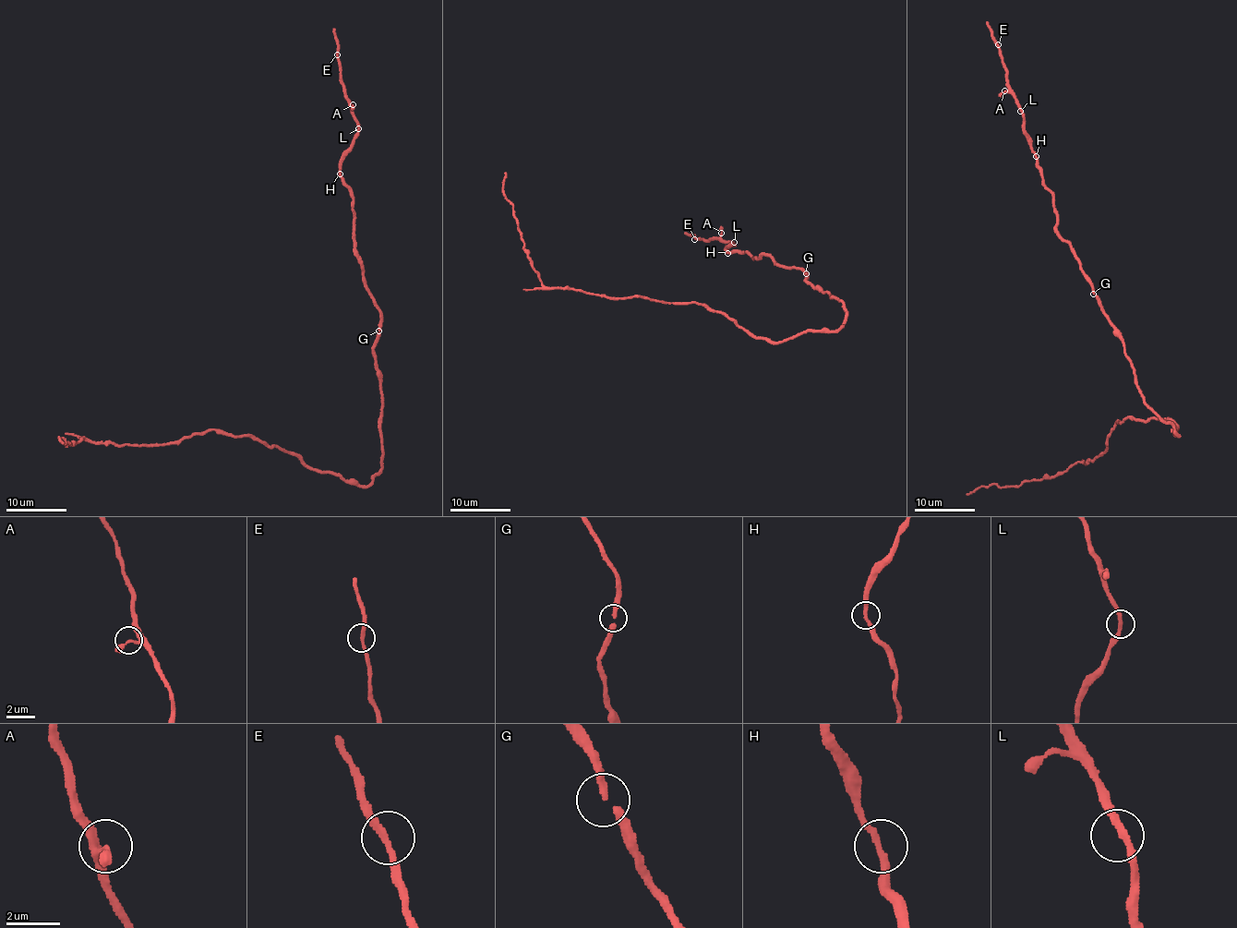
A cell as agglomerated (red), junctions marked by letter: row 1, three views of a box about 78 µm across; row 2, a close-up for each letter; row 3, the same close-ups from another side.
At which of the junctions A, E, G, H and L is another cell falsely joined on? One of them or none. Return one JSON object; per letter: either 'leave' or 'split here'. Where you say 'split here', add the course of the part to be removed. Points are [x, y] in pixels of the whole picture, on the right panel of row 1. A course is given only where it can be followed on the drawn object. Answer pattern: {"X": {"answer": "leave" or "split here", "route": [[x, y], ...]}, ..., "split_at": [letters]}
{"A": {"answer": "leave"}, "E": {"answer": "leave"}, "G": {"answer": "leave"}, "H": {"answer": "leave"}, "L": {"answer": "leave"}, "split_at": []}

